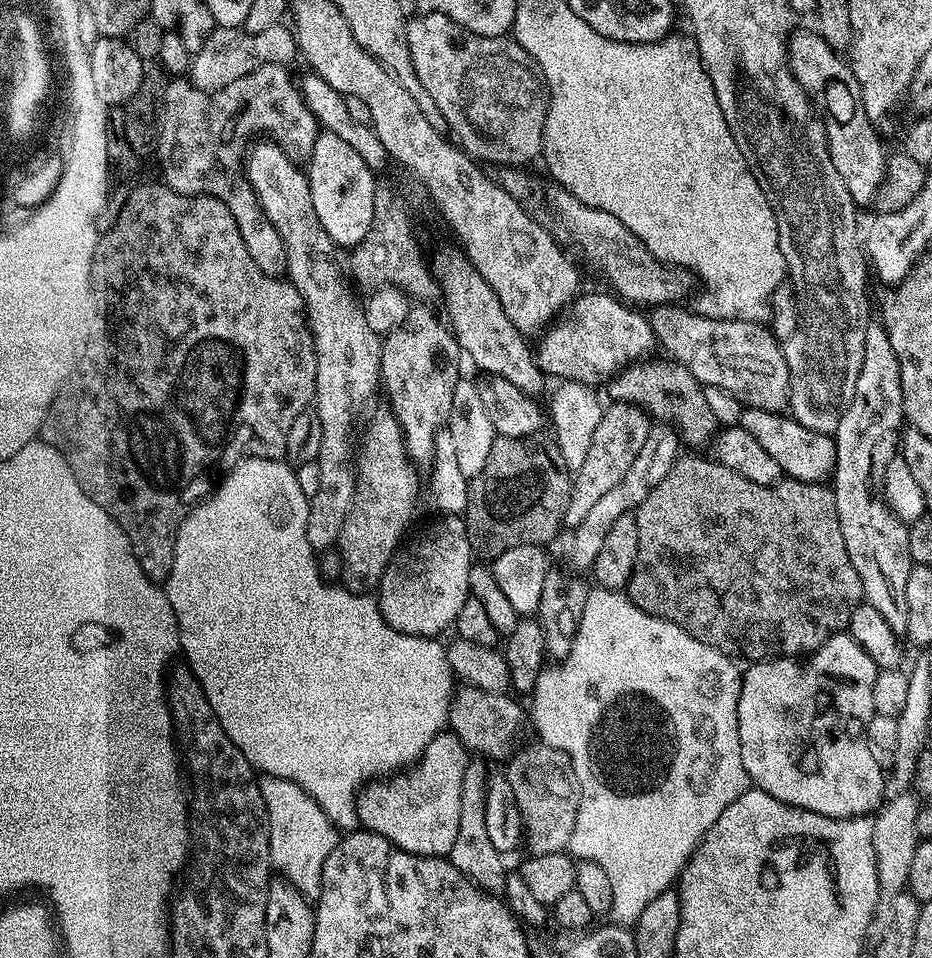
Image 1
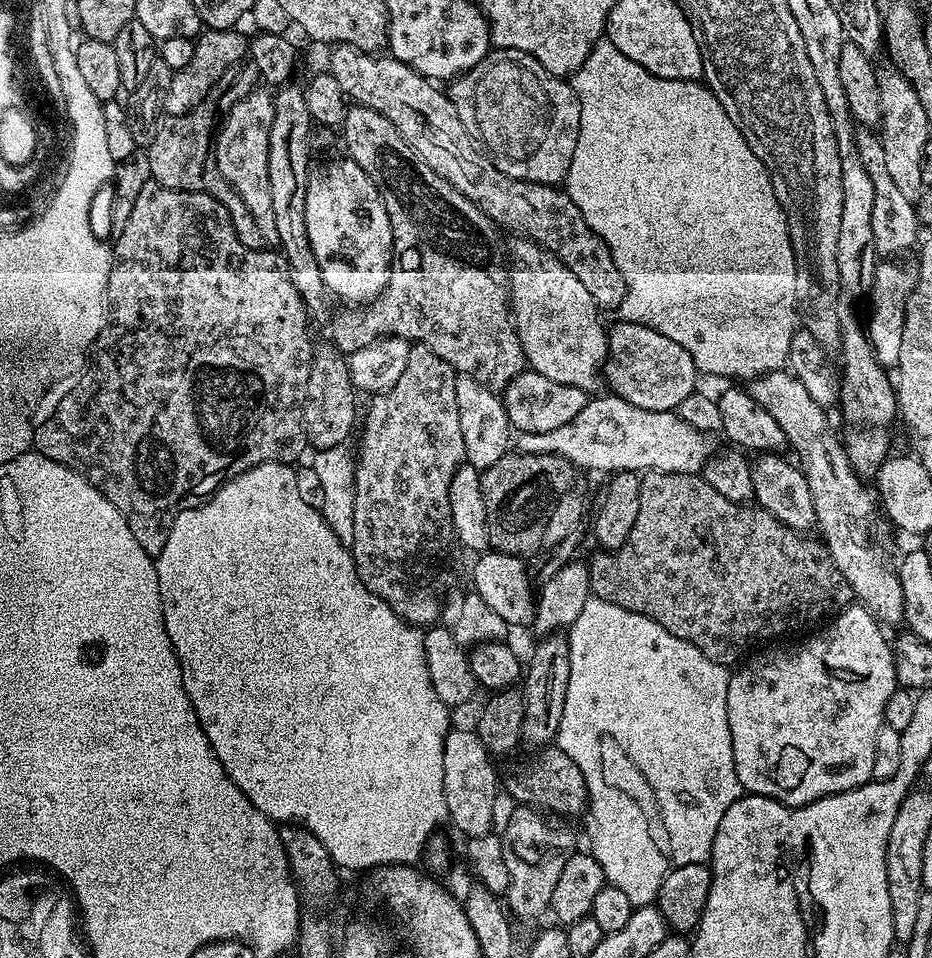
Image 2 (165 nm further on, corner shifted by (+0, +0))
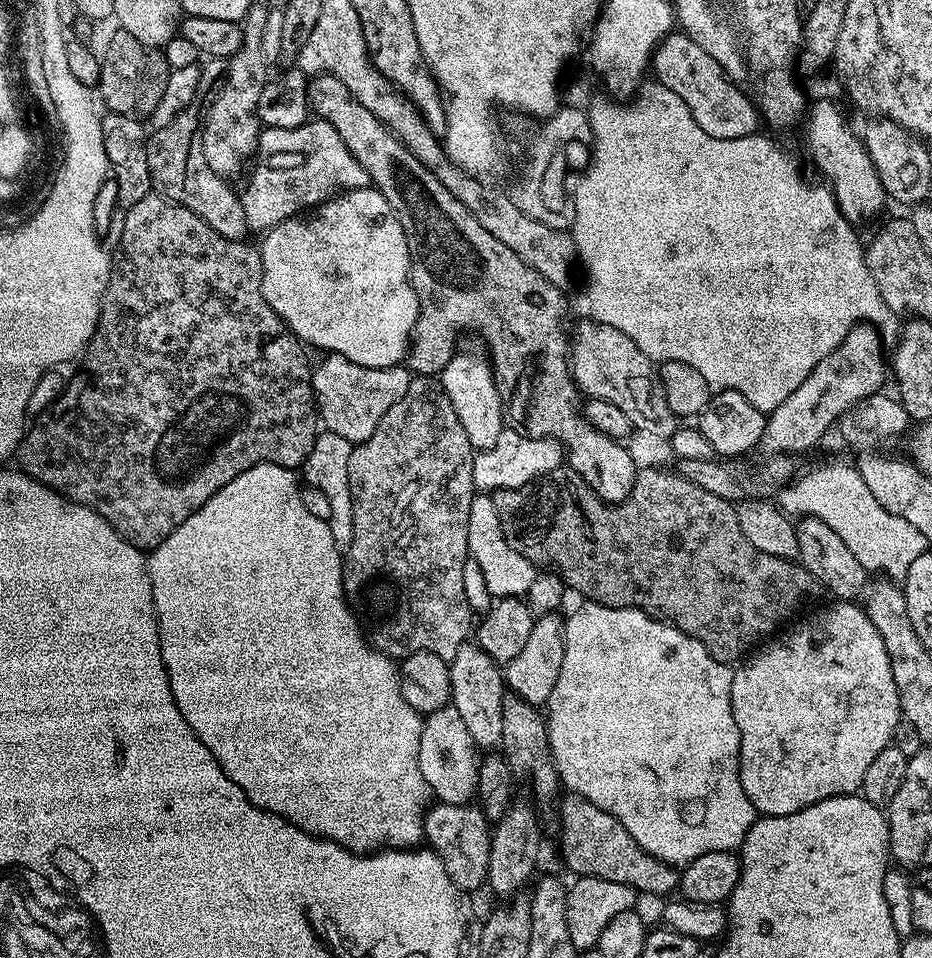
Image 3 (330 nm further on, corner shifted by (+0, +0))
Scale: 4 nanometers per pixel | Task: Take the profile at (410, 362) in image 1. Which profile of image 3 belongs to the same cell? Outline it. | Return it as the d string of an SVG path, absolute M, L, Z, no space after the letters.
M413 375L410 386L390 410L378 422L378 430L370 434L368 440L353 447L349 462L349 488L353 500L353 540L346 546L344 557L344 594L353 609L361 617L366 635L379 652L393 658L403 658L415 652L438 654L438 658L452 661L454 654L470 636L474 628L474 613L467 604L462 574L470 559L468 555L468 527L470 526L470 502L477 495L478 489L474 482L474 458L476 452L470 438L466 438L466 430L462 430L462 422L458 422L458 414L454 414L454 406L450 406L450 398L446 398L446 390L436 376Z

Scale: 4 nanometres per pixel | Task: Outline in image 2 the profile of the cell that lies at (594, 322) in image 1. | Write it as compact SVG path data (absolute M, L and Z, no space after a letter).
M621 319L607 329L608 333L608 358L604 362L603 377L611 395L621 396L630 406L642 406L642 410L658 410L659 412L675 412L676 407L681 404L691 392L697 391L698 373L694 358L674 338L666 338L666 334L658 334L648 324L635 324L629 320Z

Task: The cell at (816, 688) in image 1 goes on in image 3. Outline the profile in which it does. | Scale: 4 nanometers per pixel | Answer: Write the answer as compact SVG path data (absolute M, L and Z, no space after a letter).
M836 602L833 605L833 608L828 608L825 612L820 612L817 616L802 621L801 624L793 623L791 626L785 627L779 635L767 641L768 648L761 647L759 649L761 652L757 656L749 655L739 665L741 668L737 667L732 673L730 698L732 699L734 722L738 726L740 735L740 781L746 798L750 798L750 802L760 816L794 814L798 810L802 810L814 802L822 802L826 798L859 793L863 789L866 769L869 768L870 762L874 762L874 758L878 758L878 754L882 754L882 750L889 748L902 723L898 690L894 686L894 674L890 674L890 658L886 654L886 646L882 646L882 638L878 634L878 630L874 630L874 622L870 622L867 611L855 603Z

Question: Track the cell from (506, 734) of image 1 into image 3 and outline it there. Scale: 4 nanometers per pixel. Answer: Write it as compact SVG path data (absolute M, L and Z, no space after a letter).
M575 794L565 795L560 804L560 856L564 864L573 873L573 877L589 876L590 878L606 878L606 882L618 882L630 886L638 894L649 892L652 896L664 896L677 891L680 883L680 872L675 867L658 858L654 858L614 818L614 814L606 814L594 802Z

